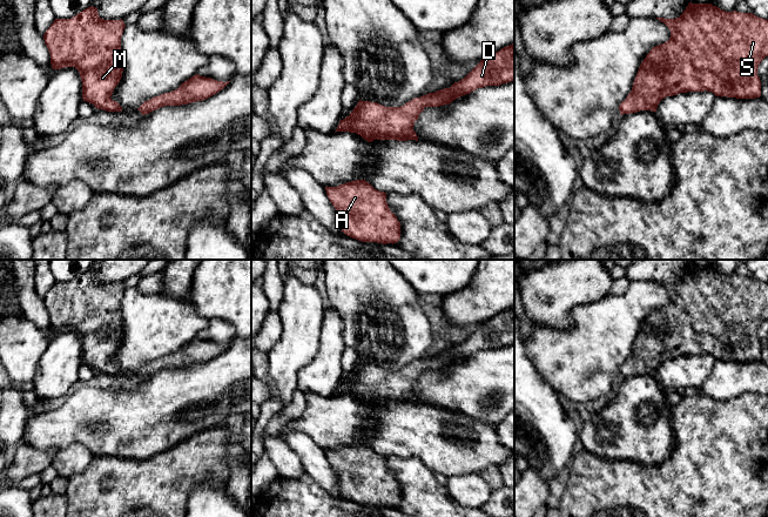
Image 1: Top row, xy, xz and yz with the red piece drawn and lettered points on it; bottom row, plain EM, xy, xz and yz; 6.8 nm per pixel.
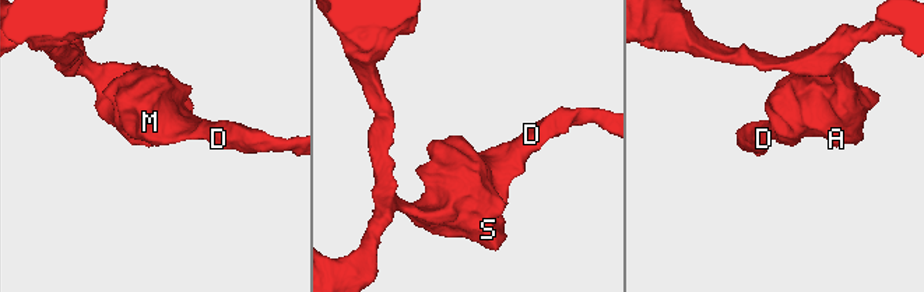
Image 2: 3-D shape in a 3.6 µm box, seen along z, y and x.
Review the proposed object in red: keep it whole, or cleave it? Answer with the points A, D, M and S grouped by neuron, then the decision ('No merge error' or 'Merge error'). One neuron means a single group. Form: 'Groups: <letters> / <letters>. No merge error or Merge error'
Groups: A D M S. No merge error

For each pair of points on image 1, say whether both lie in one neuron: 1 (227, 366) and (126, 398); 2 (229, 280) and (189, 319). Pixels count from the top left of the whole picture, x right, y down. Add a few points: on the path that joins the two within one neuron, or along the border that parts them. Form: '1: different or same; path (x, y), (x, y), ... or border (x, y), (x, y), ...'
1: same; path (202, 390), (194, 398), (150, 398)
2: different; border (189, 300), (208, 320)

